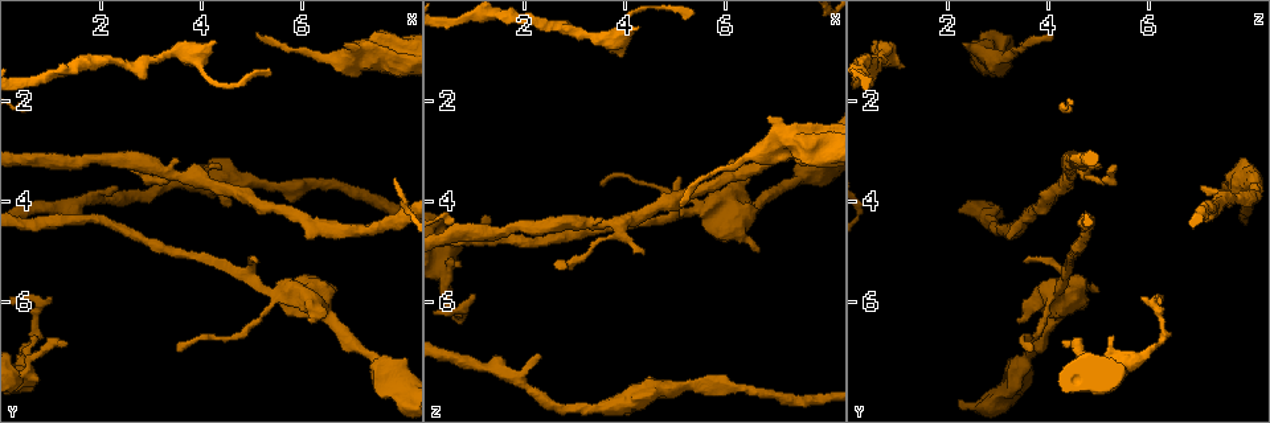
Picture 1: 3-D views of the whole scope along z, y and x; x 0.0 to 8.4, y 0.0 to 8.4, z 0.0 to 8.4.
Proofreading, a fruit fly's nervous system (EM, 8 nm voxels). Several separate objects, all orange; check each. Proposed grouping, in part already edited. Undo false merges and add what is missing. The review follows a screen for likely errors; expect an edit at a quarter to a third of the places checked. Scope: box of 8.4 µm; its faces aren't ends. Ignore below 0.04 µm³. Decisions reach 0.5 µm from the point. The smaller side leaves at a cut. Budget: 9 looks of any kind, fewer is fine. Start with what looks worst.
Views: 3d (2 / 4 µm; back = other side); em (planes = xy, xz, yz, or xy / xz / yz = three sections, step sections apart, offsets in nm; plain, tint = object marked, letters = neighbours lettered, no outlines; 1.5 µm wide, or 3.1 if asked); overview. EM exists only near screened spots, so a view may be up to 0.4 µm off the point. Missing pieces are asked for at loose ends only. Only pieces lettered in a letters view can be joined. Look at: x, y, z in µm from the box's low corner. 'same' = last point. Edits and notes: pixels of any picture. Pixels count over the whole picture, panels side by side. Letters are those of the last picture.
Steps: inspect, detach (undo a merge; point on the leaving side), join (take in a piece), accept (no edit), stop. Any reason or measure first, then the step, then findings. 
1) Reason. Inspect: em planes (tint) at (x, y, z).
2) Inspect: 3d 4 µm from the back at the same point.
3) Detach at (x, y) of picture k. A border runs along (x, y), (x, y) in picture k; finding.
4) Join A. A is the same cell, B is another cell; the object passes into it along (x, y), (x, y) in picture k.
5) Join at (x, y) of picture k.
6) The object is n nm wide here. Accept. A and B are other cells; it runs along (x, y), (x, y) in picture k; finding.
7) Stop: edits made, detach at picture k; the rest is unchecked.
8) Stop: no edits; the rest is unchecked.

Tapers out. Inspect: em xz step 8 (tint) at (1.35, 6.80, 4.35).

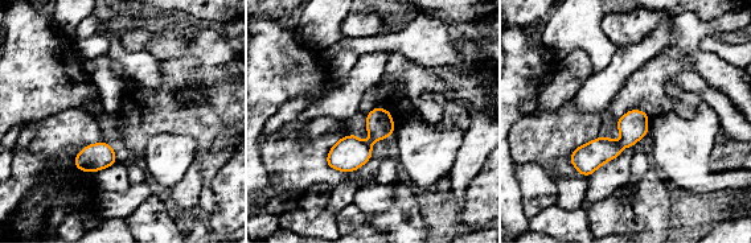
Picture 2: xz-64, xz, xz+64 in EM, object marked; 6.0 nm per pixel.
Inspect: em xz step 8 (letters) at the same point.

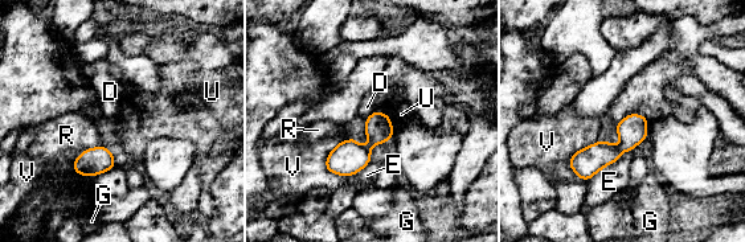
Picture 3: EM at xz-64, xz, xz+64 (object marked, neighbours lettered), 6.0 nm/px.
The object is 170 nm wide here. Accept. D, E, G, R, U and V are other cells; none of them fits.

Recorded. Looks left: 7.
Branch stops here. Inspect: 3d 4 µm at (6.75, 5.80, 4.95).

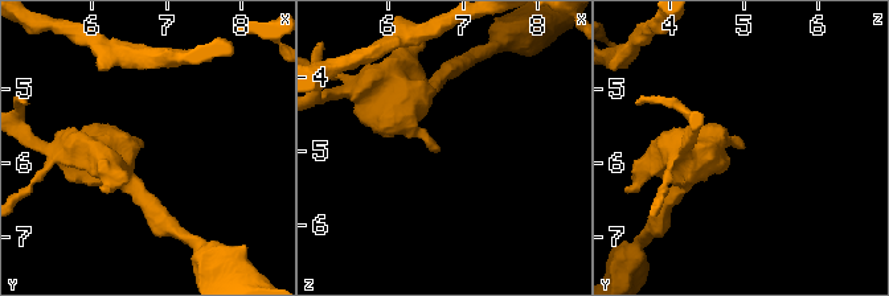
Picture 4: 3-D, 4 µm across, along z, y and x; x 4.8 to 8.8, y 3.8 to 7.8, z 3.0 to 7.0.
Inspect: em yz step 4 (tint) at (6.70, 5.75, 4.95).

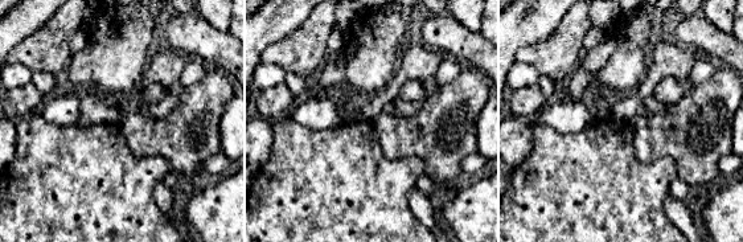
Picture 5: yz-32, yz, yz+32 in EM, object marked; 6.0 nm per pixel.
Inspect: em planes (letters) at the same point.

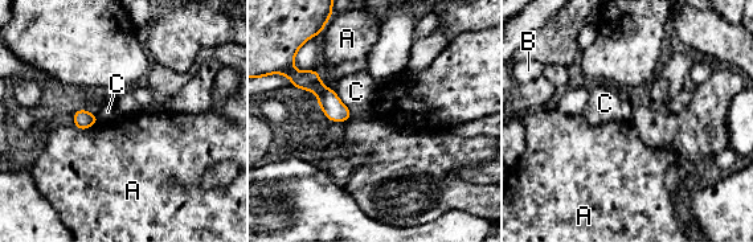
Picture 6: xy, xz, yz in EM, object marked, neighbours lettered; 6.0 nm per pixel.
Accept. A, B and C are other cells; a border runs along (334, 90), (348, 109), (351, 119) in picture 6; none of them fits.

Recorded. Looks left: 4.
Calibre changes. Inspect: em planes (letters) at (5.25, 3.70, 7.65).

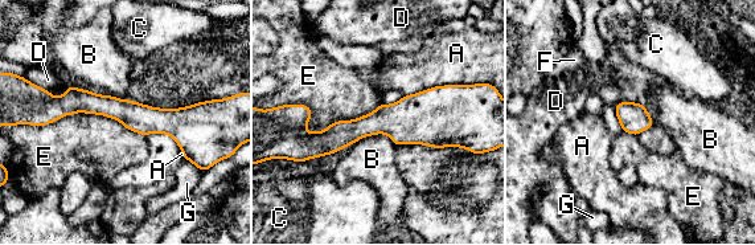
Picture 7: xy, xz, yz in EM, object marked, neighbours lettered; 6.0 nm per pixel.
Accept. A, B, C, D, E, F and G are other cells; it runs along (291, 111), (310, 138), (450, 125) in picture 7; one cell here.

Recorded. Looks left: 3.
A narrow waist. Inspect: em yz step 8 (tint) at (1.85, 3.20, 4.55).

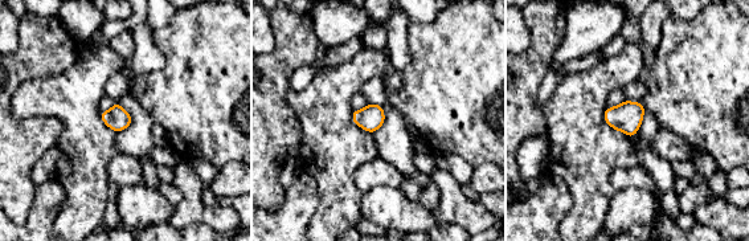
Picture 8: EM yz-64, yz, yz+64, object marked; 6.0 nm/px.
Inspect: em planes (tint) at the same point.

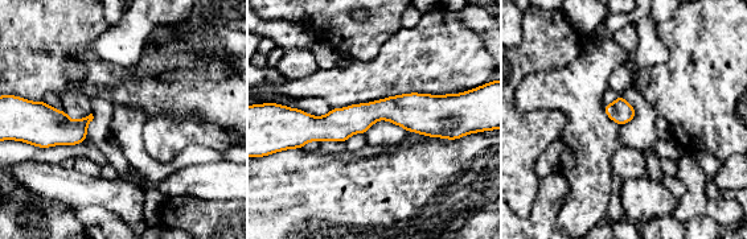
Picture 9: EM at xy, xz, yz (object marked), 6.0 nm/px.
What lies round it. Inspect: em planes (letters) at the same point.

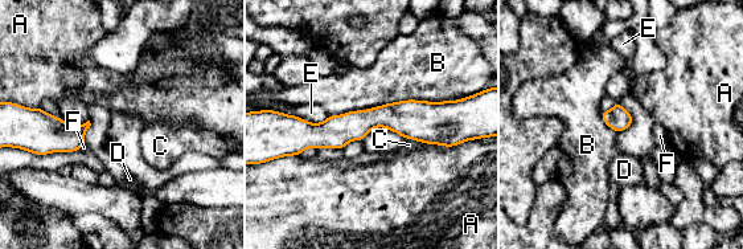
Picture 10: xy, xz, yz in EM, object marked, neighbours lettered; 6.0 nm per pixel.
Accept. A, B, C, D, E and F are other cells; it runs along (292, 118), (304, 130), (419, 119), (451, 131) in picture 10; continuous, no second cell.

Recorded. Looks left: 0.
Stop: no edits; the rest is unchecked.

